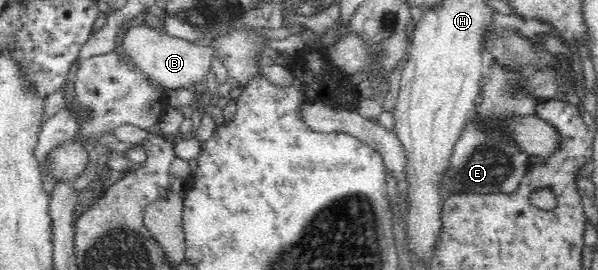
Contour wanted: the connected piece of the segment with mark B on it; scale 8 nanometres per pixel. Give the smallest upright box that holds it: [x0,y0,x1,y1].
[122,19,215,89]

